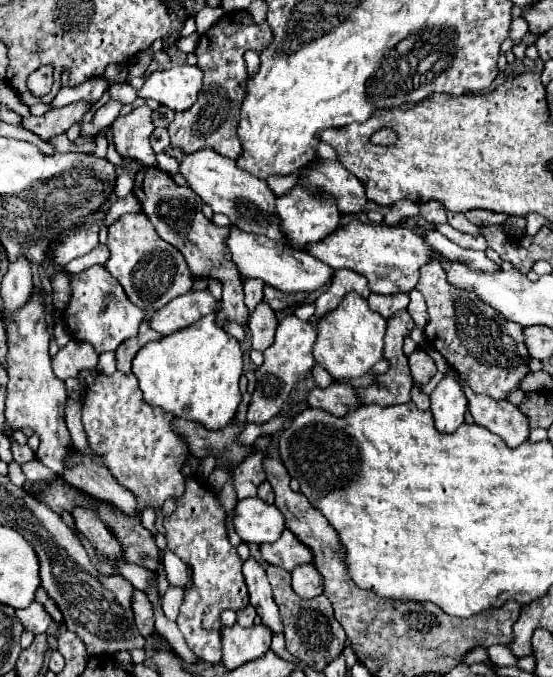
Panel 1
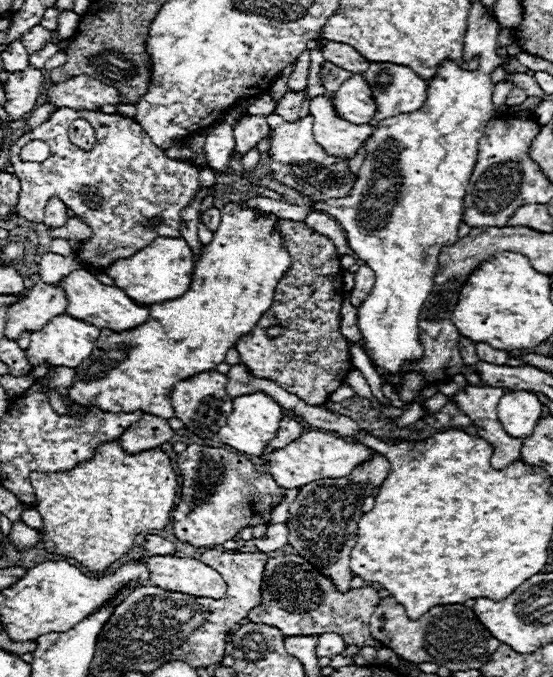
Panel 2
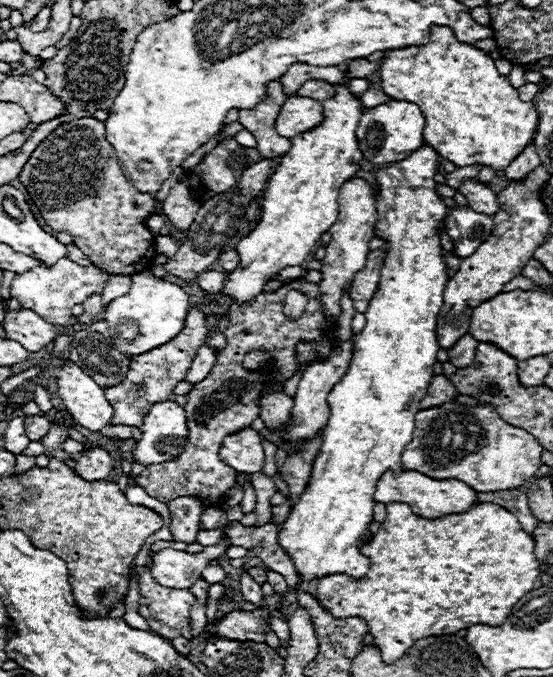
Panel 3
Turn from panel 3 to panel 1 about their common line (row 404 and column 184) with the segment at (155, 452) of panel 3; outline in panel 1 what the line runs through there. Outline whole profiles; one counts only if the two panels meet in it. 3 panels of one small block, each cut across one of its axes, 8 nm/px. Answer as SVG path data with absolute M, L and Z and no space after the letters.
M168 146L164 152L178 160L178 164L180 164L178 172L184 176L186 184L214 212L226 214L232 220L232 224L236 224L244 232L252 232L252 234L260 234L260 236L284 242L284 236L278 228L278 218L274 216L276 196L272 194L272 190L268 188L268 184L264 180L238 170L234 160L218 156L218 152L212 152L212 150L200 150L200 152L186 154L186 152L180 152L180 148Z

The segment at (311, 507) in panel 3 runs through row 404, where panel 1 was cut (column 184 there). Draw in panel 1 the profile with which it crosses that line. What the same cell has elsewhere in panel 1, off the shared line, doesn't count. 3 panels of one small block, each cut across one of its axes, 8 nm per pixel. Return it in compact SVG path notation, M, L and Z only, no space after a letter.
M214 314L204 316L186 330L148 342L136 354L132 372L138 376L140 390L148 404L160 406L176 418L202 422L212 430L230 422L242 400L238 390L242 376L240 342L216 324Z

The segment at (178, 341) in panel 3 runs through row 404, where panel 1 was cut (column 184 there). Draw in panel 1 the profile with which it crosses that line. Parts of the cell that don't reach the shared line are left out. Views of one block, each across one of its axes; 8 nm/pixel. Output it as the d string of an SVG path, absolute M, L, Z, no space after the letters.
M248 10L224 12L224 16L204 34L200 34L198 46L194 50L198 58L198 68L204 74L202 88L198 92L198 100L186 112L178 112L176 118L168 126L170 142L182 152L196 152L200 148L212 148L218 154L236 160L242 152L242 144L238 138L238 120L240 106L246 96L246 62L244 52L254 50L262 52L273 40L272 29L265 21L257 24L252 20Z

